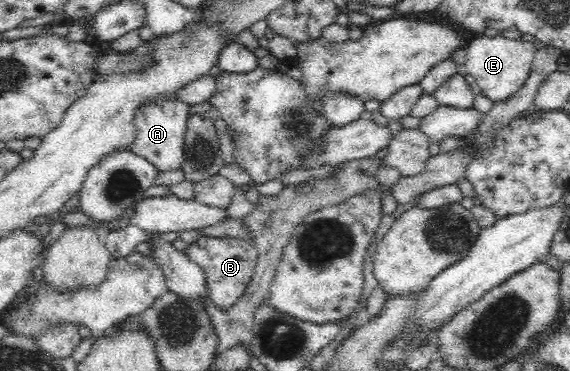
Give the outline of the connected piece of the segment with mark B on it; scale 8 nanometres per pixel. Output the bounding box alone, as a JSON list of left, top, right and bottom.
[186,237,257,309]

